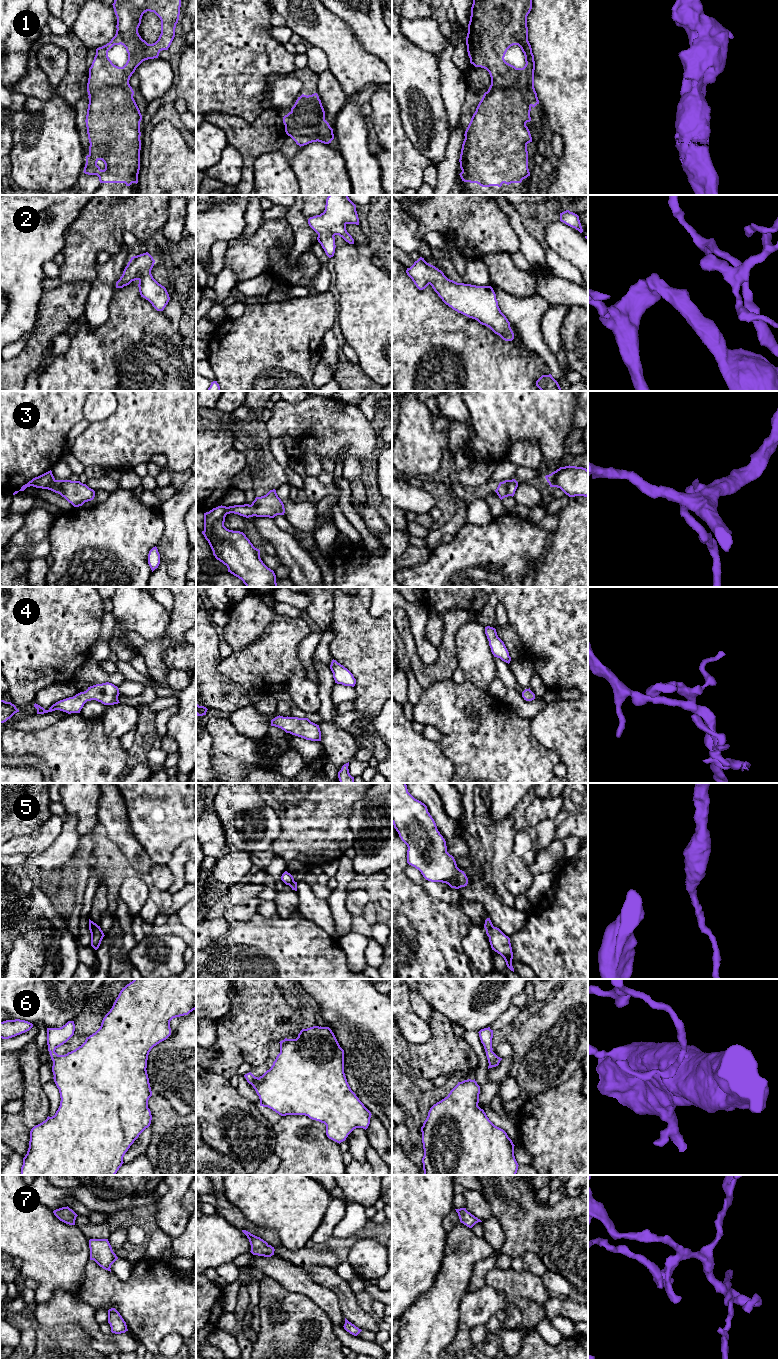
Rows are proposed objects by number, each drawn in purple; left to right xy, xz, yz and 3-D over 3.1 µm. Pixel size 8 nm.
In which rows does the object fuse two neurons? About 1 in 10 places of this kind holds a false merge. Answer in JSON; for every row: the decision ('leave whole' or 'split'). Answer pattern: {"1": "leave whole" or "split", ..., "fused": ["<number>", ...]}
{"1": "leave whole", "2": "leave whole", "3": "leave whole", "4": "leave whole", "5": "leave whole", "6": "leave whole", "7": "leave whole", "fused": []}

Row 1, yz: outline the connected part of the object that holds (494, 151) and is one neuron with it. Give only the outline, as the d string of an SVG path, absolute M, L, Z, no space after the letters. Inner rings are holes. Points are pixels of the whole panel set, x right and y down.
M473 0L466 37L467 52L471 64L489 72L491 85L479 102L464 134L459 159L462 170L459 175L464 182L477 183L482 187L501 187L503 183L521 183L530 176L527 144L532 142L532 137L526 123L531 121L531 108L539 104L534 88L534 55L528 41L527 16L531 9L532 0ZM513 45L518 45L524 53L526 64L523 68L516 68L504 59L507 50Z

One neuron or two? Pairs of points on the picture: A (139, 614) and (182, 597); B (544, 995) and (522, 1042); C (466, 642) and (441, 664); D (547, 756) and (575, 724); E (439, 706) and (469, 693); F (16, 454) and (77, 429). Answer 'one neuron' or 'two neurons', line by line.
A: two neurons
B: two neurons
C: two neurons
D: two neurons
E: one neuron
F: two neurons

